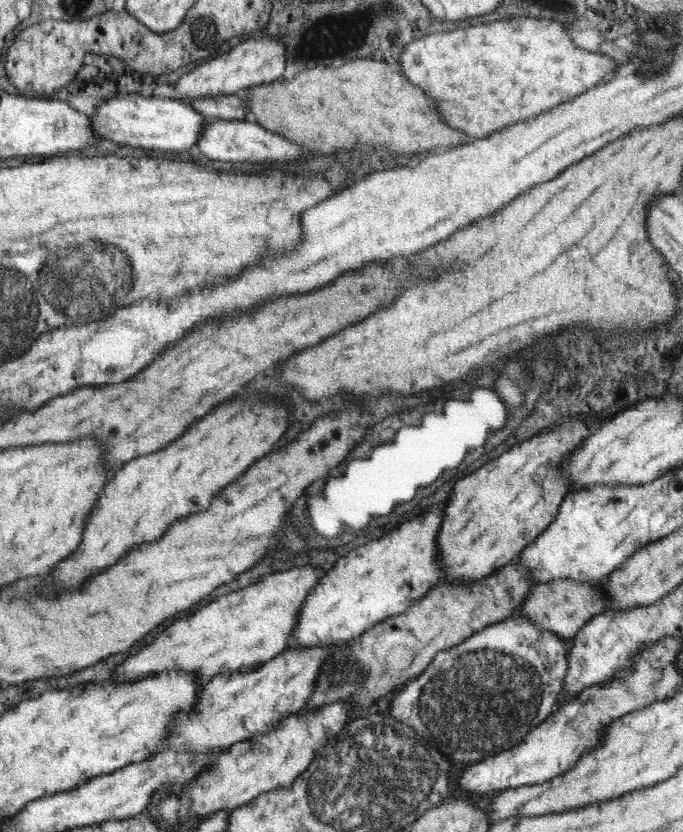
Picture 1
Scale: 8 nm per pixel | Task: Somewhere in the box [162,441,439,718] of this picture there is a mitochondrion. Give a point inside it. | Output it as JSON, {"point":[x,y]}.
{"point":[350,675]}

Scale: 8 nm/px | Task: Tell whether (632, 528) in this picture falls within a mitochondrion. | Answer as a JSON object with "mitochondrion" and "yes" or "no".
{"mitochondrion":"yes"}

